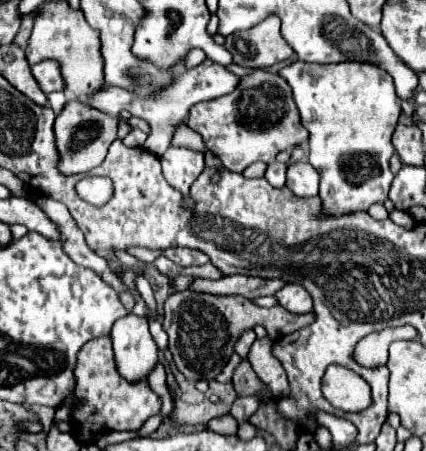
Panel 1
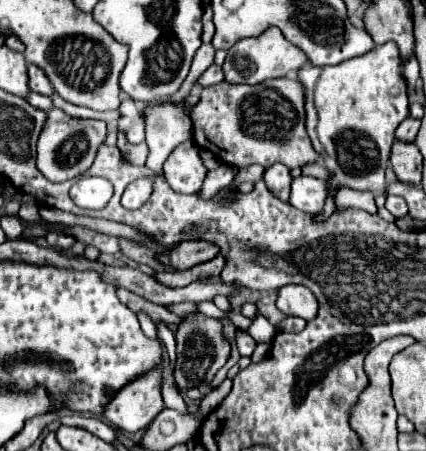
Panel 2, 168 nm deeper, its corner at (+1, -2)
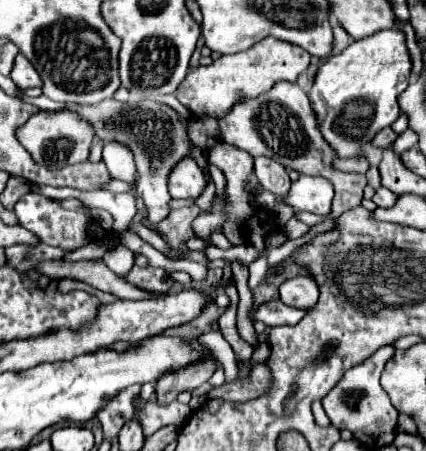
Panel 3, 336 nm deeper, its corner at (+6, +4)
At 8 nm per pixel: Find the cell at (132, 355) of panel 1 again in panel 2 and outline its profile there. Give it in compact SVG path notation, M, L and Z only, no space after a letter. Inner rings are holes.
M162 364L154 368L154 372L146 372L140 380L126 384L122 392L116 394L112 404L106 404L102 410L102 418L116 428L136 432L148 426L164 408L162 396Z

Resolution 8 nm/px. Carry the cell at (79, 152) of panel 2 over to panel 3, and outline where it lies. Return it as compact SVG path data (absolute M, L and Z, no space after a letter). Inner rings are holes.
M39 112L31 116L25 126L17 128L17 140L29 150L37 164L49 168L65 168L69 164L79 164L87 160L89 146L93 140L93 128L73 112Z

